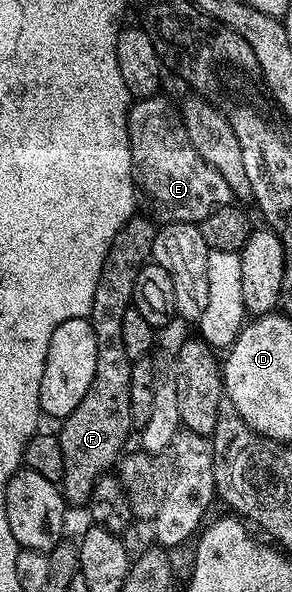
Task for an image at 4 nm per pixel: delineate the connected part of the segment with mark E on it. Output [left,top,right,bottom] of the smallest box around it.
[125,95,233,223]

